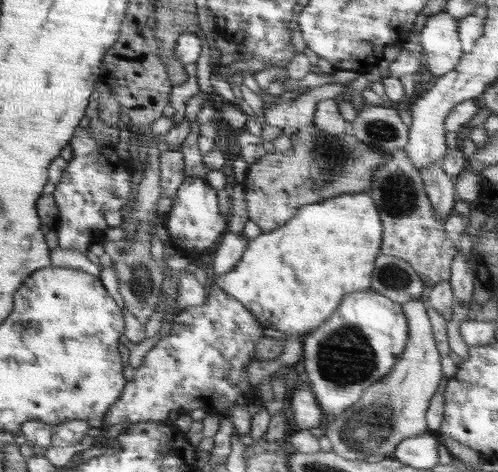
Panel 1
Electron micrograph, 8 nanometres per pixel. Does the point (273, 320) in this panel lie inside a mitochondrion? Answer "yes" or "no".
no

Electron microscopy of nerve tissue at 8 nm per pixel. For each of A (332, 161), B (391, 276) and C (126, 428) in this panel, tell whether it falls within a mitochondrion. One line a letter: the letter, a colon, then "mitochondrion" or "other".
A: mitochondrion
B: mitochondrion
C: other

